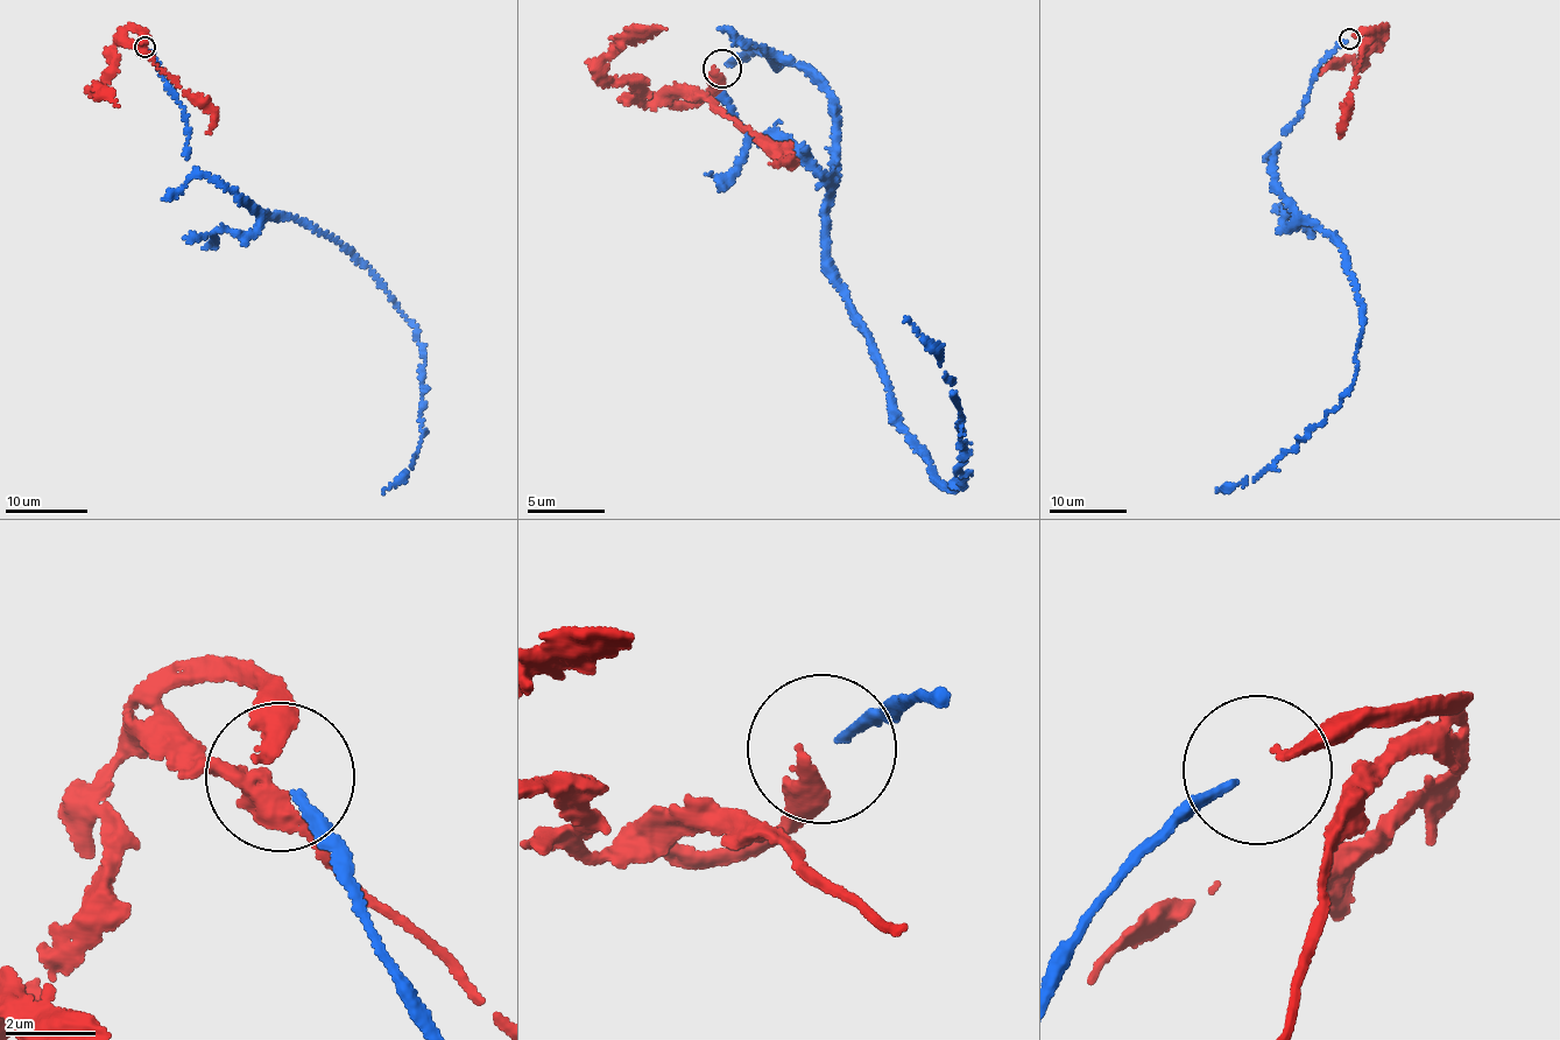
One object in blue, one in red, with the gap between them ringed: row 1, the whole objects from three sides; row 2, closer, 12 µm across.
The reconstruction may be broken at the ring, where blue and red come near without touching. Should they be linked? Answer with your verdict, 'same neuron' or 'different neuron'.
different neuron

